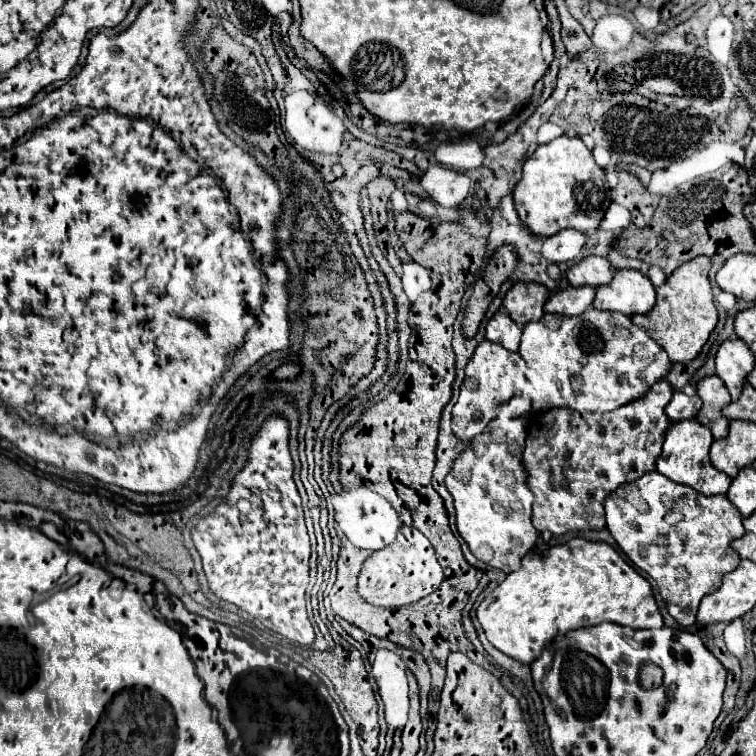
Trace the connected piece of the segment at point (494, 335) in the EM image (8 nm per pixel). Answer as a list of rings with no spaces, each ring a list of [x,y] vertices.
[[[501,308],[495,312],[495,316],[487,322],[487,340],[495,344],[503,344],[503,348],[517,352],[519,348],[519,338],[521,338],[521,328],[509,318],[509,314]]]

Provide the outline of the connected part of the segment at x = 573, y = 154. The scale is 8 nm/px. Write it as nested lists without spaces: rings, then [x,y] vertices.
[[[559,136],[553,142],[539,146],[523,164],[523,176],[513,192],[515,208],[521,222],[539,238],[553,236],[565,228],[587,232],[599,228],[609,204],[611,188],[603,168],[593,160],[591,150],[581,138]]]

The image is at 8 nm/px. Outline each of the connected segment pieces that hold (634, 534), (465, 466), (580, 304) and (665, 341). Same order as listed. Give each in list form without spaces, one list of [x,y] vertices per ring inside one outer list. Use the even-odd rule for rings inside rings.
[[[647,472],[629,484],[621,484],[621,488],[611,492],[605,500],[607,530],[625,556],[657,582],[659,592],[667,602],[669,614],[683,628],[695,624],[701,598],[713,592],[713,588],[721,584],[721,576],[735,570],[741,562],[739,554],[731,548],[731,540],[743,536],[743,516],[737,512],[737,508],[733,508],[733,504],[729,504],[727,496],[703,496],[703,508],[697,504],[697,498],[697,490],[671,482],[659,472]]]
[[[494,416],[487,424],[481,436],[475,436],[465,450],[457,456],[451,472],[445,476],[445,486],[453,496],[457,532],[467,542],[473,556],[491,568],[503,570],[505,574],[519,568],[521,558],[533,548],[537,540],[537,530],[531,524],[531,504],[533,492],[527,486],[527,472],[523,468],[523,450],[525,450],[525,419]]]
[[[569,286],[569,288],[553,292],[543,308],[545,308],[545,312],[555,312],[555,314],[563,314],[563,316],[579,316],[591,306],[593,298],[595,298],[595,288]]]
[[[697,256],[683,266],[679,266],[665,284],[657,286],[657,304],[645,316],[633,316],[631,320],[649,332],[649,336],[669,354],[671,362],[689,362],[693,360],[703,344],[709,340],[709,334],[717,326],[717,310],[713,304],[713,294],[709,286],[709,268],[711,260],[707,256]]]

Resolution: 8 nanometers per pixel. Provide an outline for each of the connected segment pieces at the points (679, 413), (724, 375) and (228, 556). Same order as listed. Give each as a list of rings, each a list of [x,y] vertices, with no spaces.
[[[675,390],[671,402],[665,408],[665,412],[673,422],[677,422],[677,420],[693,420],[697,416],[697,412],[701,410],[701,406],[703,406],[703,402],[701,402],[701,398],[697,394],[687,396],[687,394]]]
[[[725,340],[715,356],[717,376],[725,382],[733,400],[739,398],[747,374],[755,366],[755,356],[743,340]]]
[[[271,414],[251,440],[247,450],[247,464],[231,480],[231,490],[223,502],[207,516],[203,516],[191,530],[193,546],[203,558],[203,570],[211,592],[225,602],[245,610],[249,616],[281,636],[309,646],[315,640],[313,626],[305,610],[305,588],[309,582],[309,534],[303,520],[301,498],[293,482],[293,462],[289,454],[289,422],[281,414]]]

